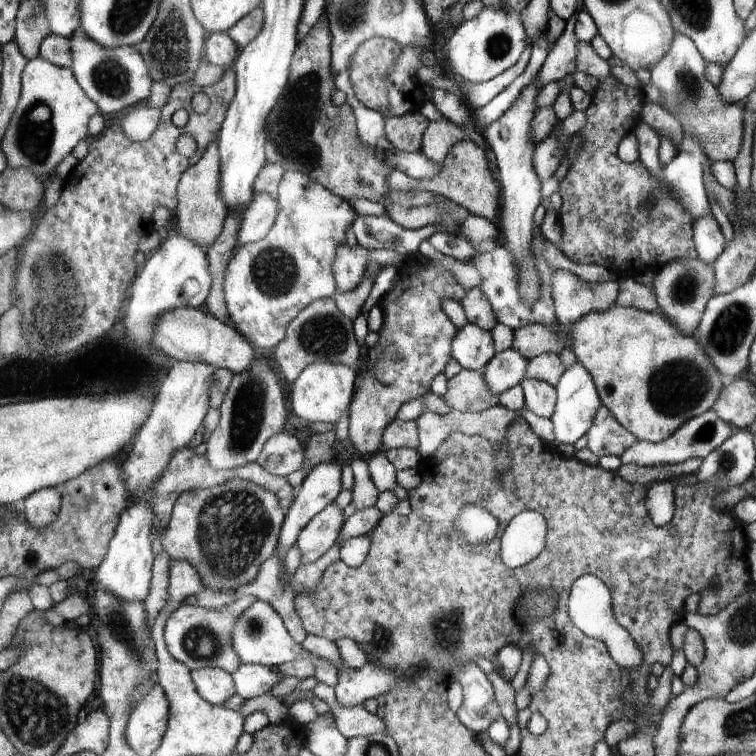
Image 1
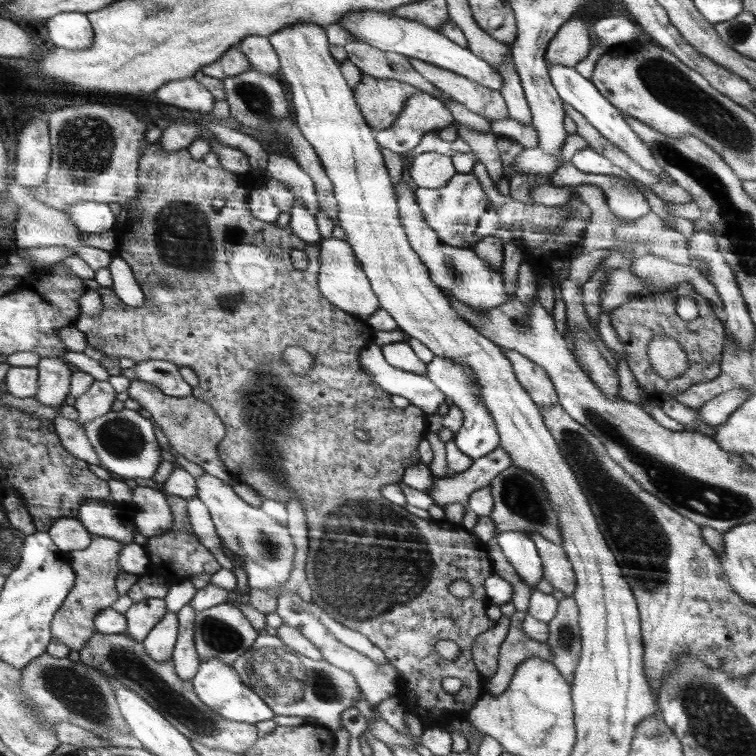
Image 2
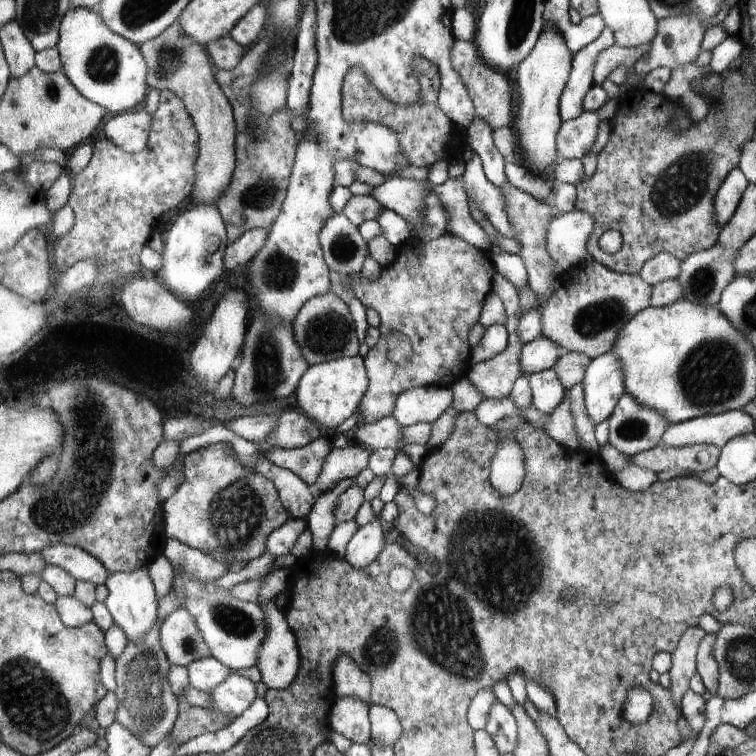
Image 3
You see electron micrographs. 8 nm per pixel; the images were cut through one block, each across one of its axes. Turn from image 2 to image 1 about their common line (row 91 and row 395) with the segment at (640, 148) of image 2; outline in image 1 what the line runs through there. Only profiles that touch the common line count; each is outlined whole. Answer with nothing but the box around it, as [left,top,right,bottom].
[551,362,603,444]

